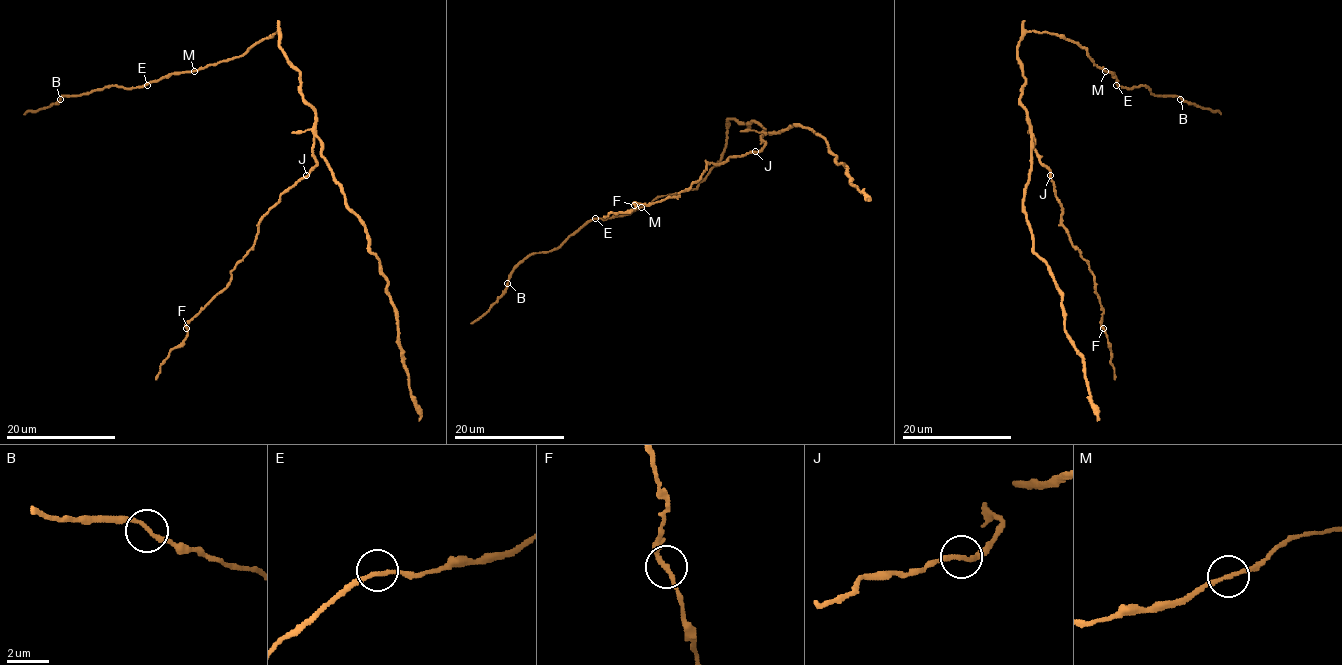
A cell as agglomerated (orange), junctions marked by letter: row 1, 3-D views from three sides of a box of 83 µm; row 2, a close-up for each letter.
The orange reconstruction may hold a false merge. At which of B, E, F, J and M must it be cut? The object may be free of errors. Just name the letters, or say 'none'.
none

